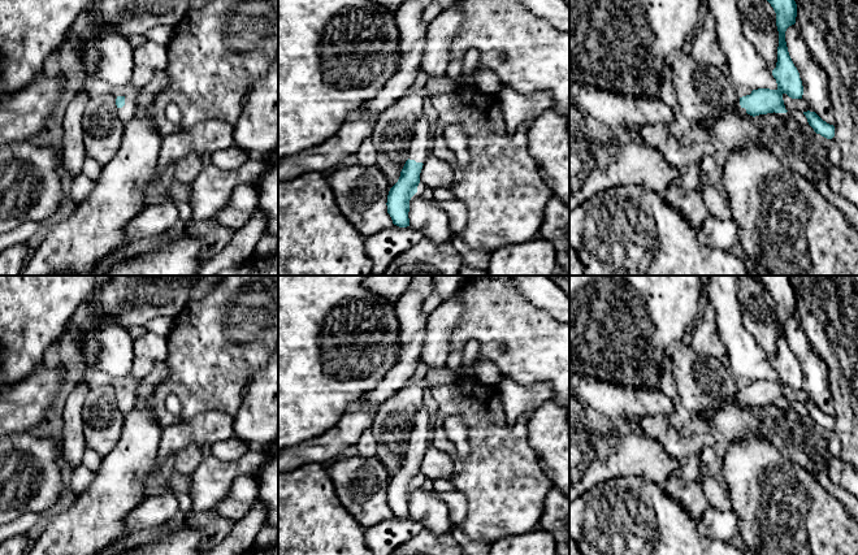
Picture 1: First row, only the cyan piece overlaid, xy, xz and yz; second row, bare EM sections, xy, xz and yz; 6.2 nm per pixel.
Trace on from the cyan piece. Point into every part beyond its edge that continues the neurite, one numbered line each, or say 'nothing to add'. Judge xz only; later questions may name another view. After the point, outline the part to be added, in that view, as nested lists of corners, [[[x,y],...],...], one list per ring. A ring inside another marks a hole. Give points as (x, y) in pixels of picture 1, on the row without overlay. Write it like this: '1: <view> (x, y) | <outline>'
1: xz (420, 437) | [[[424,404],[417,409],[410,437],[410,451],[424,455],[429,448],[433,432],[432,417]]]

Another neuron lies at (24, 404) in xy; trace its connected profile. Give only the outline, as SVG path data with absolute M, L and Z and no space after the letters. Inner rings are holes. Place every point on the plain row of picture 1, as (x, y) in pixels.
M40 364L23 381L0 389L0 438L30 432L43 420L60 390L65 368Z

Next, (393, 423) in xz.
M422 383L406 385L376 408L370 430L377 441L376 458L386 468L389 480L398 473L400 463L410 448L415 415L422 406L422 389Z

